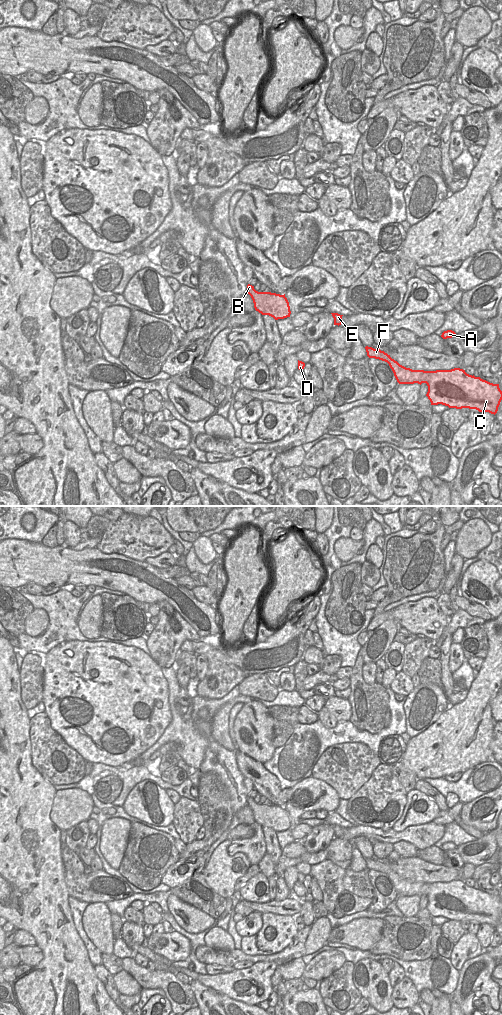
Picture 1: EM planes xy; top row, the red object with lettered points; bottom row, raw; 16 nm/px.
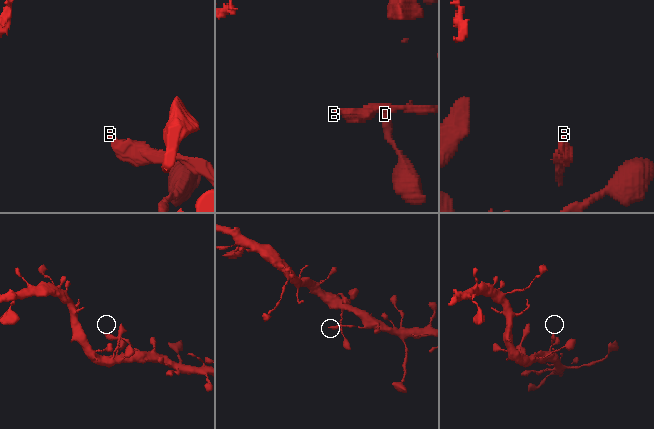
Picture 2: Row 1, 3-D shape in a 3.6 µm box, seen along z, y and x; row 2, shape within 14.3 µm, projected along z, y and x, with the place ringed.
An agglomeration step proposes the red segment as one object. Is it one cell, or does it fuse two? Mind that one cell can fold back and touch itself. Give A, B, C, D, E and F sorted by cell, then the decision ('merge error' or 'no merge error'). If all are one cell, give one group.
A C D / B E F | merge error

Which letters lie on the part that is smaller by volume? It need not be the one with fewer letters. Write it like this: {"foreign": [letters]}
{"foreign": ["B", "E", "F"]}

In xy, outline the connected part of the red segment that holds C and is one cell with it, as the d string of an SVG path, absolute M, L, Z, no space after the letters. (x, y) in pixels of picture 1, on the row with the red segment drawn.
M394 359L388 363L399 384L426 383L426 396L431 405L442 404L449 408L469 408L496 414L502 400L499 384L469 375L465 370L412 370Z

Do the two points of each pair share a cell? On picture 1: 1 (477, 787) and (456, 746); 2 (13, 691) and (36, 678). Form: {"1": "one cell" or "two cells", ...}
{"1": "two cells", "2": "two cells"}

